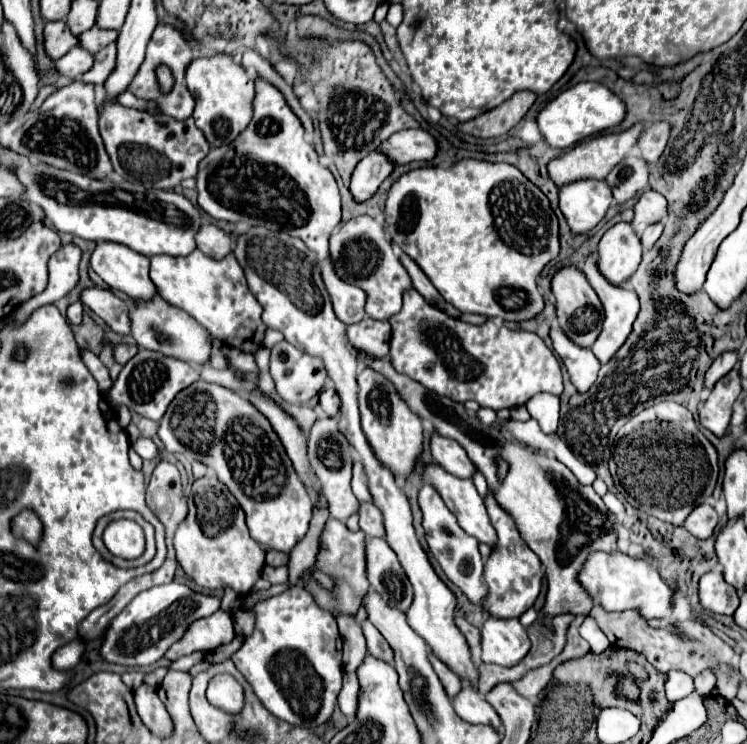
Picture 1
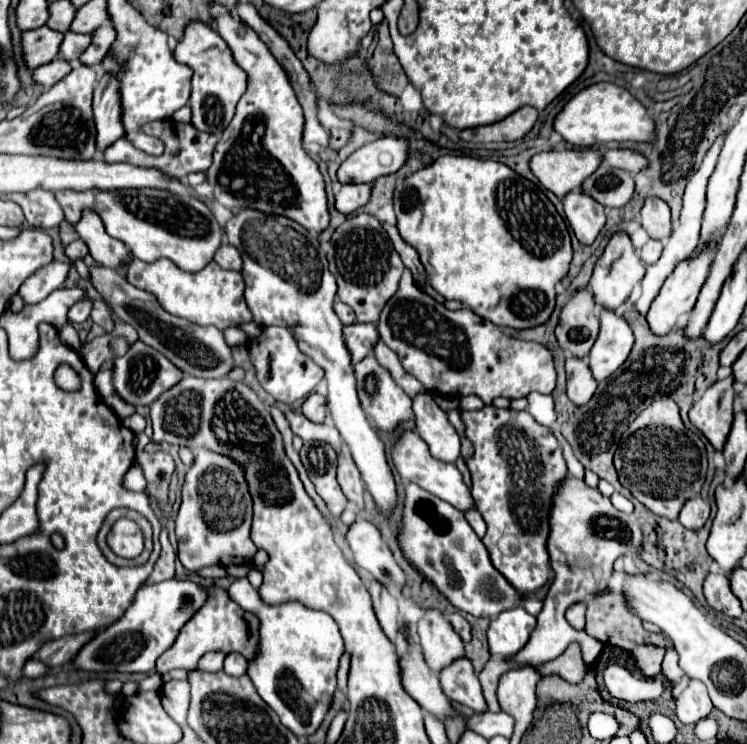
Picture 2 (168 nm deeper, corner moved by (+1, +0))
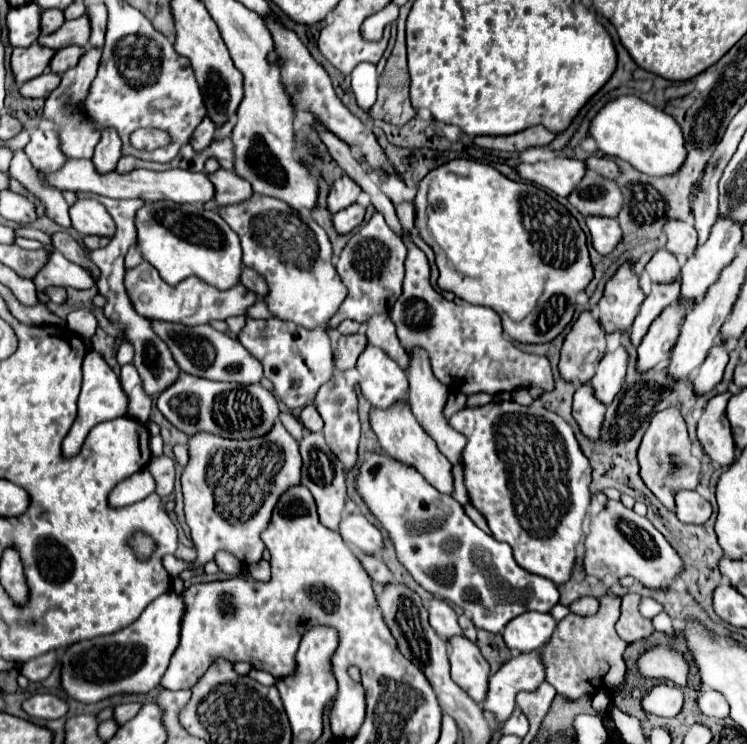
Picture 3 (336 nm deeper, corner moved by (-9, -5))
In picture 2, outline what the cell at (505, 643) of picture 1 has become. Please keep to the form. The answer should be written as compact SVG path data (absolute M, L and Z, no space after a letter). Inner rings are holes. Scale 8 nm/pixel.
M522 606L498 614L488 628L490 654L512 656L528 642L532 630L536 628L536 616L528 614Z

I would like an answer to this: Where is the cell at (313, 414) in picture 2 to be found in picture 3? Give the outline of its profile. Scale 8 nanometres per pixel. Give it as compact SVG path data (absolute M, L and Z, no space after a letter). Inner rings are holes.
M314 405L304 407L302 413L300 413L300 419L302 419L302 425L308 431L322 431L322 427L324 427L324 423L322 423L322 419L320 419L320 415L318 415L318 411L316 411Z

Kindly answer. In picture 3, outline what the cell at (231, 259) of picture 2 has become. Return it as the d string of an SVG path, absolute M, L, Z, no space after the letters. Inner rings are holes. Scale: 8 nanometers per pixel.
M242 267L240 283L242 283L244 287L248 287L250 291L254 291L258 297L266 295L266 283L264 283L264 279L262 279L254 269L250 269L250 267Z

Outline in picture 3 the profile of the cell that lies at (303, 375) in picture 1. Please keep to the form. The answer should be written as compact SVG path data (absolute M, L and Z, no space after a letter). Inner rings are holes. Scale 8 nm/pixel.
M246 319L246 327L240 331L238 339L248 353L262 363L264 377L272 381L276 397L288 409L302 409L312 403L318 389L334 375L334 349L326 331L304 331L304 327L296 327L296 323L284 323L280 319Z

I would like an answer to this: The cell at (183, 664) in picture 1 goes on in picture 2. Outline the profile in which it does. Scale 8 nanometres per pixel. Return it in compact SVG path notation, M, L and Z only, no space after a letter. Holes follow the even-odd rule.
M156 672L156 674L152 674L152 676L148 676L148 678L144 678L142 682L140 682L140 686L138 686L138 692L146 692L146 690L160 690L160 674Z

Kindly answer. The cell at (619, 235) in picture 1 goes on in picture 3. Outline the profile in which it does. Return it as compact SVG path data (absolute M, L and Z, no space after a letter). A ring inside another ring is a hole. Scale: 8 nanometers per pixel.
M626 261L618 267L612 279L608 279L604 295L598 303L598 319L604 331L626 331L632 325L644 297L640 279L634 273L632 263Z

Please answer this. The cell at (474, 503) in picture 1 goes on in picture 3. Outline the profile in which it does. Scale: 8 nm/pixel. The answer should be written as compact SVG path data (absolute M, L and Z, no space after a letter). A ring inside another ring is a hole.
M398 403L396 409L388 409L388 411L380 411L380 409L372 409L370 411L370 425L374 429L374 433L378 435L380 447L382 451L408 465L414 467L418 473L422 473L428 483L432 483L440 493L444 495L452 495L454 491L454 477L452 477L452 463L448 459L444 459L444 455L438 451L436 443L432 443L432 439L426 435L426 431L420 427L420 423L416 421L416 417L412 415L410 407L406 403Z

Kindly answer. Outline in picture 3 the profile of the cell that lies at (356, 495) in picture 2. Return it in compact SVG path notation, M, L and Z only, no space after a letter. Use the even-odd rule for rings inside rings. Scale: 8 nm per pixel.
M334 375L324 387L320 387L314 405L318 409L318 413L324 419L324 437L328 447L332 449L332 453L344 463L346 471L354 471L358 467L358 441L360 441L360 421L358 421L358 399L354 389L346 383L346 379L342 375Z

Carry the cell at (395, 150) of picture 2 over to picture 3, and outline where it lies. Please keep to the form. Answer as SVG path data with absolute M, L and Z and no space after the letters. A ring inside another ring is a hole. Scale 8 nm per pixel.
M342 175L332 185L332 189L328 193L328 209L330 209L330 213L338 213L340 209L356 203L360 193L362 193L360 185L354 179L350 179L348 175Z

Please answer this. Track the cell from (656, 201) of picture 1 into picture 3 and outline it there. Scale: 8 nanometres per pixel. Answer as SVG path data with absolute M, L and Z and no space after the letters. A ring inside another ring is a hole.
M670 219L664 225L664 233L668 237L666 249L680 259L686 259L696 249L696 229L692 223L684 223L678 219Z

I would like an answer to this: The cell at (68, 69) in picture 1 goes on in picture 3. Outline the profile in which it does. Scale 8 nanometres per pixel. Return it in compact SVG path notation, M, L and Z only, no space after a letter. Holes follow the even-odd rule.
M46 71L44 75L24 83L20 87L20 93L24 97L48 97L58 85L60 85L60 75L54 71Z

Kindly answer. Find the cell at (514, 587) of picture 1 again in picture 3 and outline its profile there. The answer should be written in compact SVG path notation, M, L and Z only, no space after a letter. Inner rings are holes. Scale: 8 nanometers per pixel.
M494 401L484 407L466 407L450 419L450 425L468 439L462 451L464 481L470 503L486 517L492 535L512 547L516 563L528 573L546 577L556 585L566 583L574 567L576 545L584 535L592 471L572 427L536 401L530 407L522 407L514 401Z

